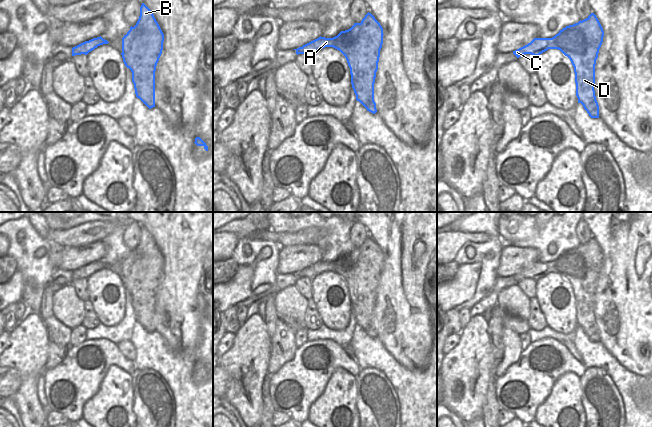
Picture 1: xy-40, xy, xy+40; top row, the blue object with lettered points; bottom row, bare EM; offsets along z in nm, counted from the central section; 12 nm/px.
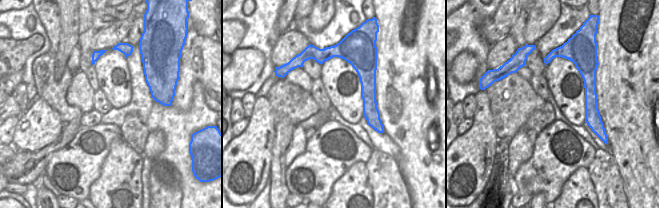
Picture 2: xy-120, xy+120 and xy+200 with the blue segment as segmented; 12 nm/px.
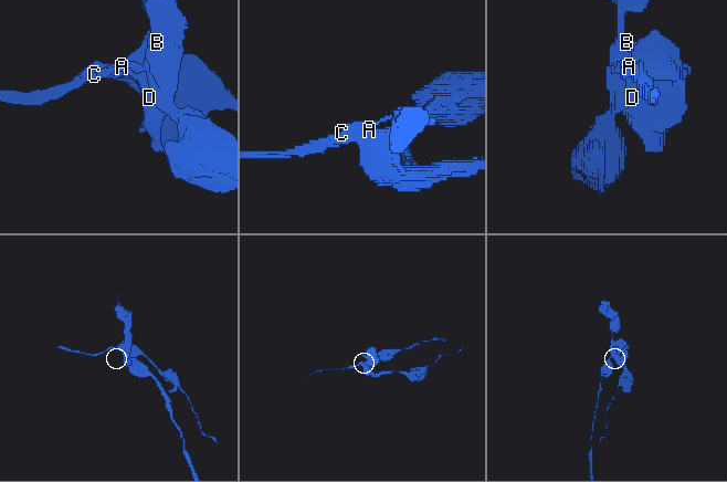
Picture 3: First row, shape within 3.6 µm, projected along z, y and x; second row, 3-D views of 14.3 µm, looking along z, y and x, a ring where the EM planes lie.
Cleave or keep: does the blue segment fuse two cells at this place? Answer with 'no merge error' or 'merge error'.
merge error

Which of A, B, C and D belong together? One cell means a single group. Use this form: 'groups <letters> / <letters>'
groups A C D / B

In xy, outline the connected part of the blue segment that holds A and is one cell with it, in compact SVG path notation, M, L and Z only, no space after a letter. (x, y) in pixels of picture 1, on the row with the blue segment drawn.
M366 17L362 19L360 23L354 23L354 25L345 31L341 31L337 36L333 38L319 37L302 47L294 49L296 54L309 54L313 55L317 51L325 47L333 47L339 50L346 58L351 74L351 84L356 95L356 100L359 101L367 111L375 114L377 112L376 103L374 101L374 83L376 78L376 72L378 70L379 57L370 45L365 45L359 41L360 26L366 20Z

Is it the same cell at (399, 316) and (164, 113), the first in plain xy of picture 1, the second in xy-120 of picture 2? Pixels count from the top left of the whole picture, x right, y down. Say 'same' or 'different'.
different

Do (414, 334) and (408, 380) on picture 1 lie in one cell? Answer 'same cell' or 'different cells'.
different cells

